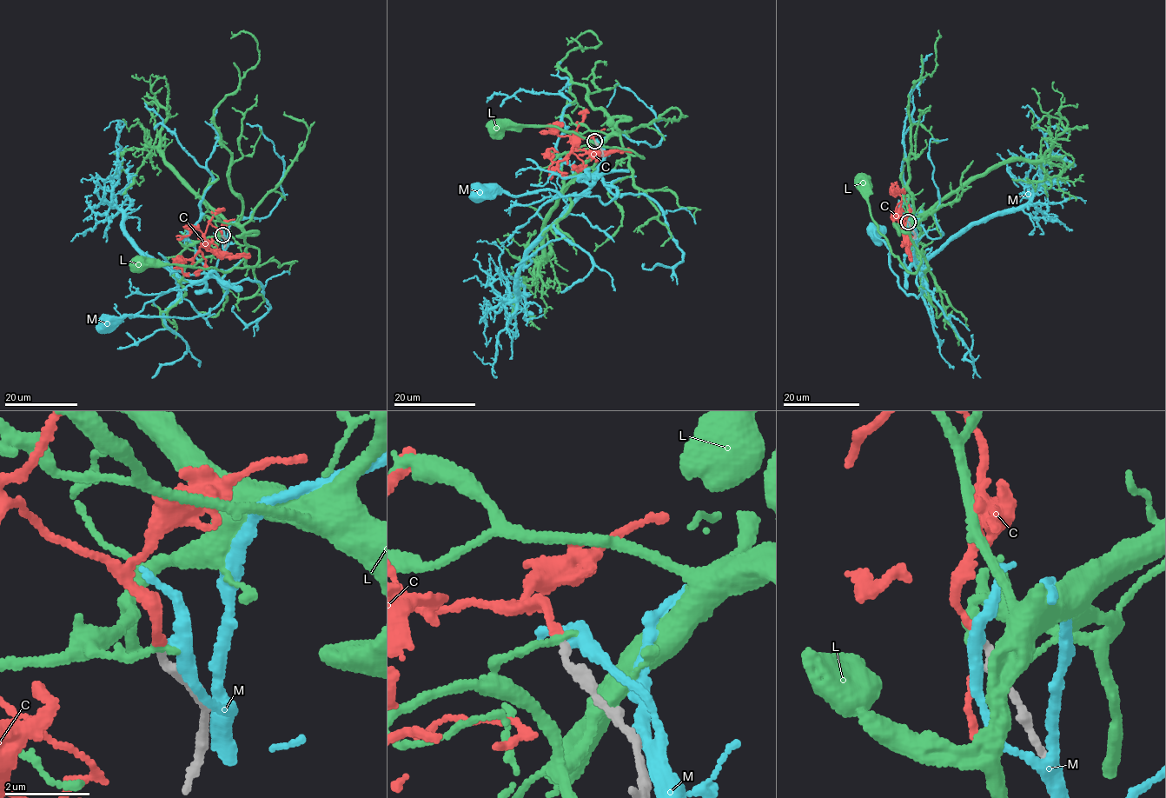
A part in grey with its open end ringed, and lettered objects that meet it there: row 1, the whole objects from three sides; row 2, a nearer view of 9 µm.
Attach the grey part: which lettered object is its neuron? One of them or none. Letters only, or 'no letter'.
C

